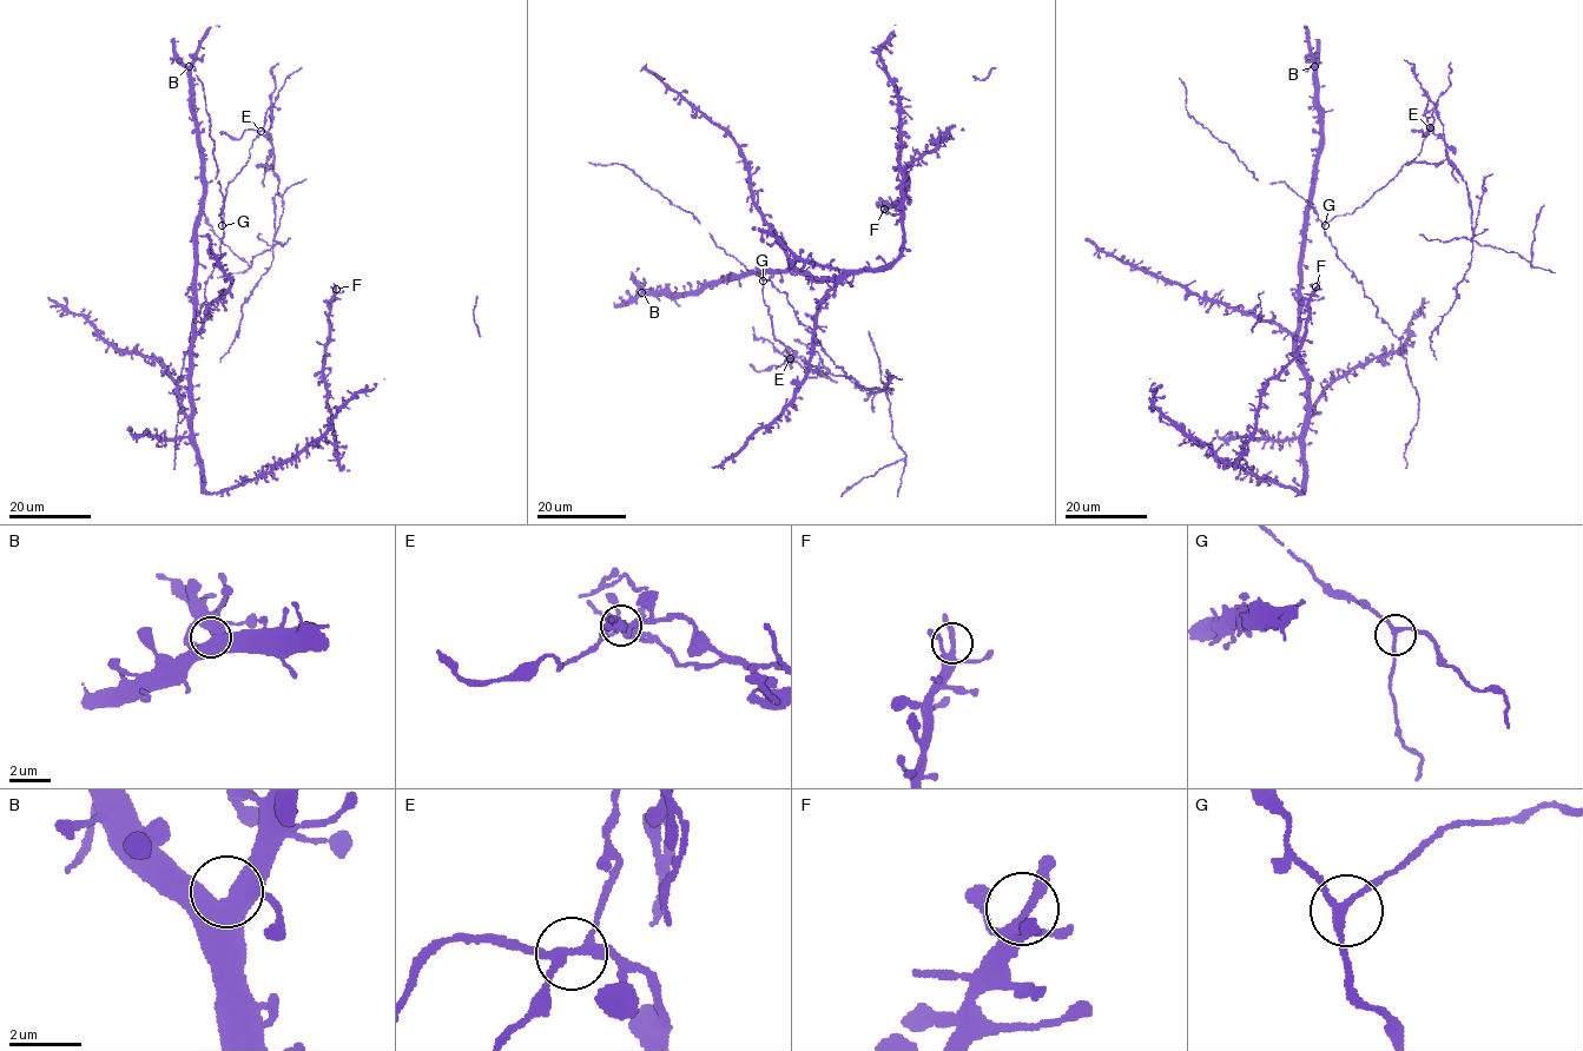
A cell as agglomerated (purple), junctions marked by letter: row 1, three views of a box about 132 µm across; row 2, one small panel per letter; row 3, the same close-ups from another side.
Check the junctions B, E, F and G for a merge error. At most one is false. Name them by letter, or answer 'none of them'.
E

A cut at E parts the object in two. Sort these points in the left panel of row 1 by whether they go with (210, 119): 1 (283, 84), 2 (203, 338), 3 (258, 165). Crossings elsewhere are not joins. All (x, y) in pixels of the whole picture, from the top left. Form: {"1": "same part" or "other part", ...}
{"1": "same part", "2": "same part", "3": "other part"}

